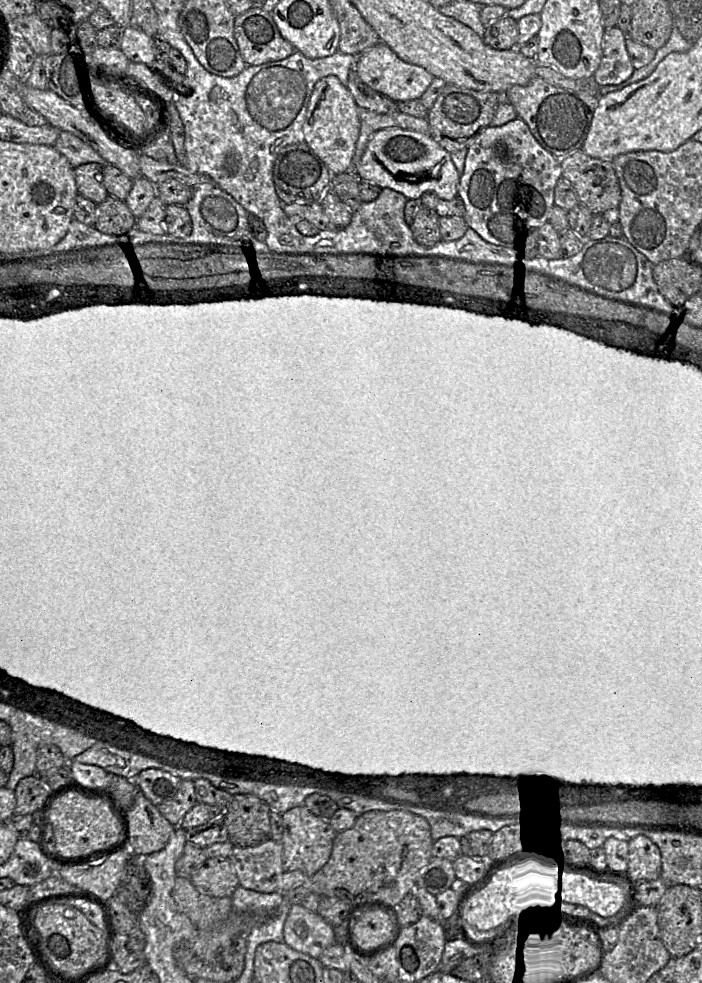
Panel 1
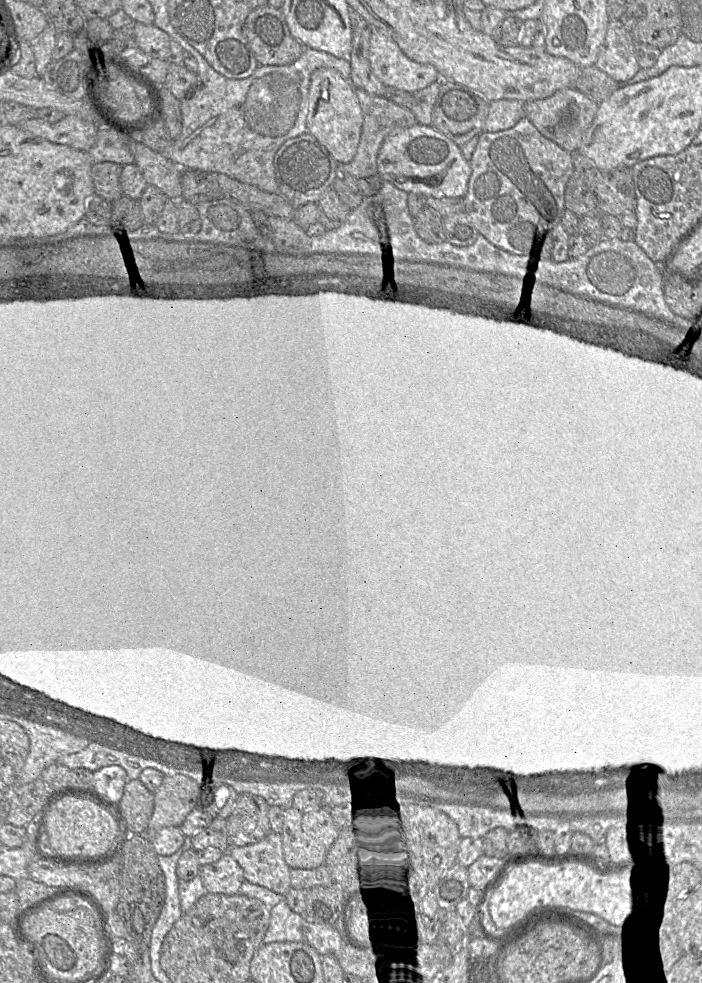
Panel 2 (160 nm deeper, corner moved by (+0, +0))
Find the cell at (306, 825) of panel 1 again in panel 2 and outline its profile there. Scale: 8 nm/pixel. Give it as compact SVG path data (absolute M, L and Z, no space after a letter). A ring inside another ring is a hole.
M293 806L285 809L281 831L283 857L291 869L314 869L324 865L327 854L339 836L340 828L335 824L328 809L299 811Z

